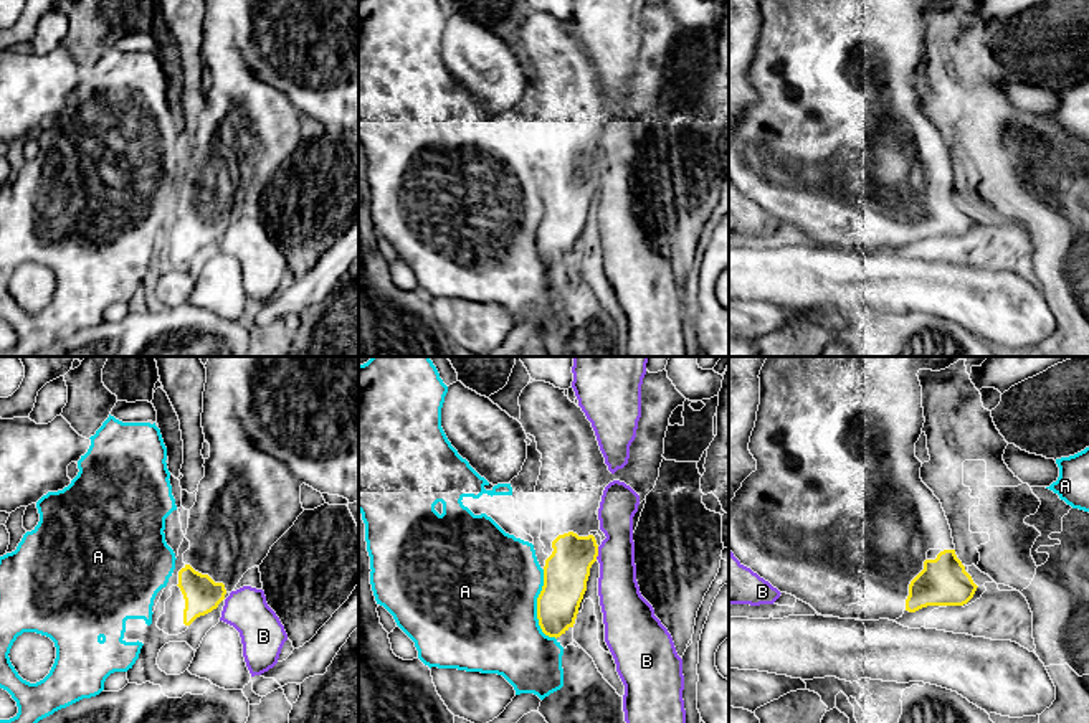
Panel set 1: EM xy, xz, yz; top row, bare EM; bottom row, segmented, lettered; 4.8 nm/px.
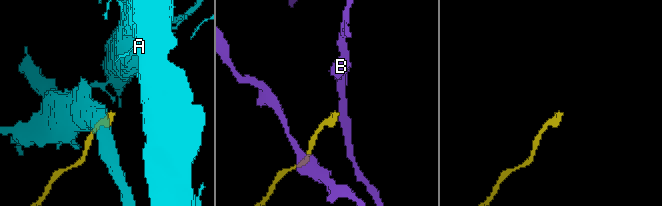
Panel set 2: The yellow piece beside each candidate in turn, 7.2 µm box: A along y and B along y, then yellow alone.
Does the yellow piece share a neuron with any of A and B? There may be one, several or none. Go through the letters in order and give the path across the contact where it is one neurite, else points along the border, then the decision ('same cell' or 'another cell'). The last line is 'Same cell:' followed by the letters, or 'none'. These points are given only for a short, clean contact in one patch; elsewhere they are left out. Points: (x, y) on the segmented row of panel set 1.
A: another cell
B: border along xz (599, 547), (595, 558); another cell
Same cell: none

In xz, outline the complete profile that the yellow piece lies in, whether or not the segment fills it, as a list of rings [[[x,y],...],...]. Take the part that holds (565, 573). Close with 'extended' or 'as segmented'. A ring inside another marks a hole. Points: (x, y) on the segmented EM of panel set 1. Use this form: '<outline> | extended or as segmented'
[[[568,532],[559,535],[552,548],[537,598],[537,619],[542,632],[557,639],[575,624],[598,545],[593,535],[578,536]]] | as segmented

